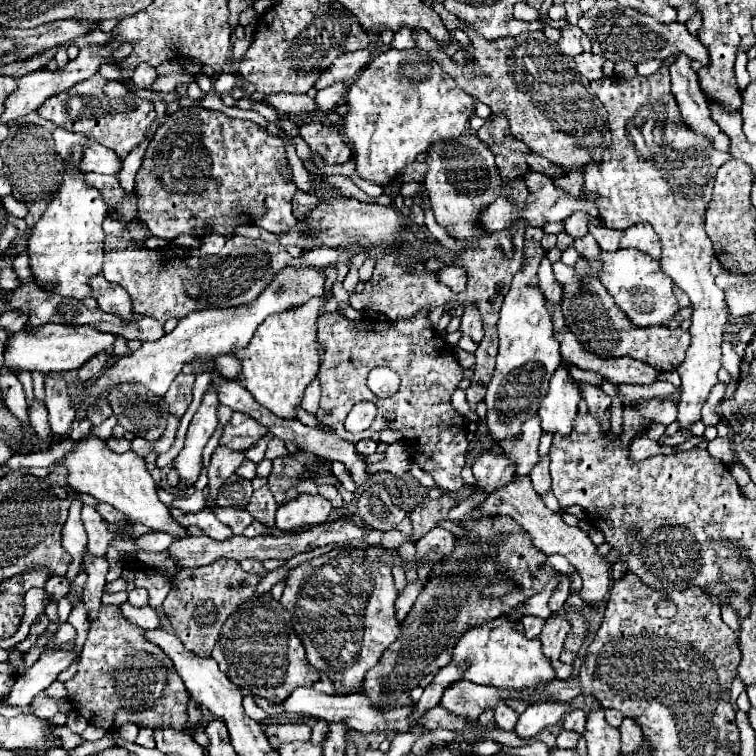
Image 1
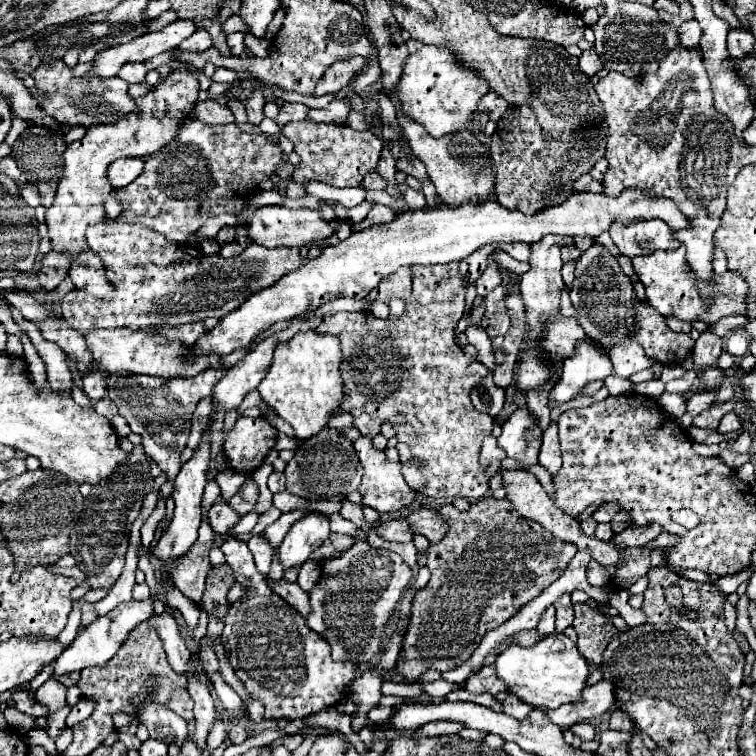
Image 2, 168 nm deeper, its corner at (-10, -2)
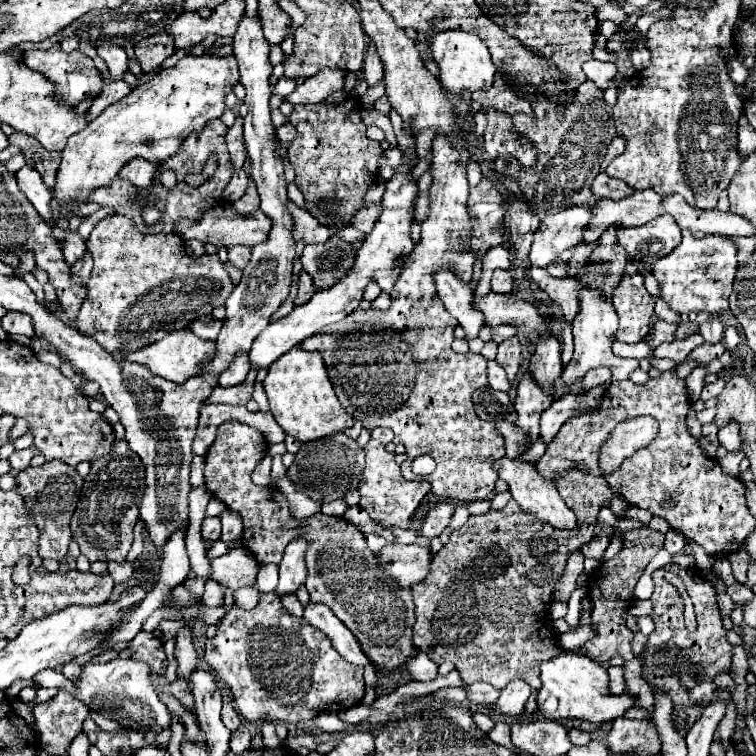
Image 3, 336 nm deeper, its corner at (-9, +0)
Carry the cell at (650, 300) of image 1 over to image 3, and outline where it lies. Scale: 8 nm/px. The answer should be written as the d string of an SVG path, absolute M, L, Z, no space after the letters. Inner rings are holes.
M686 230L680 246L676 246L668 256L658 258L652 264L652 274L660 284L662 300L676 314L690 314L690 312L720 314L728 310L736 268L738 268L736 246L730 240L726 240L724 236L694 238Z

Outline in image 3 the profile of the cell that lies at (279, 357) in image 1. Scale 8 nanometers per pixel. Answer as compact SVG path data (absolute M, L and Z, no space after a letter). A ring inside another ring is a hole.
M298 344L298 348L292 348L290 352L286 352L286 356L282 356L282 360L276 360L268 368L262 386L266 390L270 412L276 422L286 434L298 438L300 442L324 438L352 426L352 416L336 398L336 392L328 378L328 370L324 366L324 356L318 350L308 352Z

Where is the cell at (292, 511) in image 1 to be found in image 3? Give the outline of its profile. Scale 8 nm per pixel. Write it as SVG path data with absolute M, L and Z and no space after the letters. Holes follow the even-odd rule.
M298 536L294 538L286 550L284 550L284 558L280 562L280 582L276 586L276 594L294 594L298 590L298 586L304 584L306 580L306 564L304 564L304 552L310 544Z

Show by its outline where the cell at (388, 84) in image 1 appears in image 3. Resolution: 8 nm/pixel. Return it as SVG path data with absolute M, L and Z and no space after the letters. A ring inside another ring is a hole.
M446 30L440 32L432 38L430 50L434 54L434 62L438 64L438 78L444 86L444 90L452 96L462 96L464 92L476 92L476 90L486 90L494 82L496 66L490 58L490 52L486 44L476 34L460 32L460 30Z

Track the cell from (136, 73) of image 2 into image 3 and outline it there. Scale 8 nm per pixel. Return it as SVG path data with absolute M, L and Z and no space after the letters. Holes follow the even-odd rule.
M116 44L98 46L98 56L108 64L108 72L112 80L122 80L122 76L128 72L128 56L122 46Z

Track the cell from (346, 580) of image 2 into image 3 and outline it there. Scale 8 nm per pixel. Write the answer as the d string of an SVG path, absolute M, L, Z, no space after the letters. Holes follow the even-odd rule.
M386 544L378 554L378 566L384 570L400 588L412 588L430 570L432 552L418 544Z

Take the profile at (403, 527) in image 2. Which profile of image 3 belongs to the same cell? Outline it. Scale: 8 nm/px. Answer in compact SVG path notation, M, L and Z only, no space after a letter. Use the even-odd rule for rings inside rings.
M436 502L434 508L428 510L428 514L422 520L422 528L418 530L418 536L424 536L428 540L436 538L442 534L442 530L446 528L450 516L454 512L454 506L448 502Z

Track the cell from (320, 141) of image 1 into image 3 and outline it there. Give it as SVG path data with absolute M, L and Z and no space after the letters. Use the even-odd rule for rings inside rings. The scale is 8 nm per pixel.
M342 102L338 106L326 104L300 104L294 106L290 122L296 128L296 138L288 146L288 158L296 172L296 186L306 198L308 212L320 222L330 226L346 226L348 220L362 208L366 188L378 178L378 160L382 156L380 142L366 136L366 124L360 118L358 108L352 102Z

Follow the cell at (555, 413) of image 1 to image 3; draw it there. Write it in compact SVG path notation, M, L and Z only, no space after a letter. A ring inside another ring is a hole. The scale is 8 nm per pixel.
M582 288L580 294L580 312L572 322L574 326L574 356L572 360L564 366L562 370L562 382L564 384L574 384L586 376L588 370L606 366L612 370L612 382L618 380L628 380L630 374L638 368L636 360L624 360L612 354L612 342L614 334L618 330L618 316L610 300L606 300L600 292L592 292L588 288Z

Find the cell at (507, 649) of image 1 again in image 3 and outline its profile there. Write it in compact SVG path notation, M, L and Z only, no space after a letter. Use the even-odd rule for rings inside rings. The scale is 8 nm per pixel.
M564 650L552 660L542 662L540 680L542 680L542 688L538 690L538 712L550 720L580 718L588 722L612 722L614 718L622 716L624 710L634 706L628 692L620 696L612 696L608 692L606 668L580 652Z

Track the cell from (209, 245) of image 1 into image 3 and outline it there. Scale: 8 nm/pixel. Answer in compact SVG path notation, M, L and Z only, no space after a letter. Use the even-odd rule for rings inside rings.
M234 246L234 248L228 248L228 260L236 266L236 268L244 268L250 260L250 248L246 246Z

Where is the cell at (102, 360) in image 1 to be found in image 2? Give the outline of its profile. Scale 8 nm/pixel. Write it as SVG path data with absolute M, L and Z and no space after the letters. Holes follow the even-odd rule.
M91 372L83 378L83 392L95 402L105 396L107 390L107 374L103 372Z

